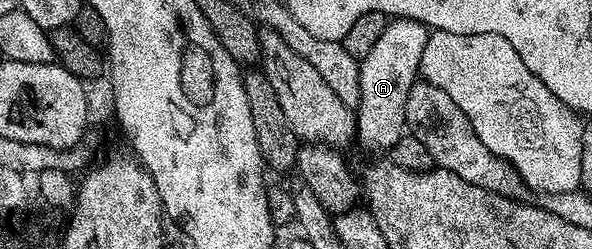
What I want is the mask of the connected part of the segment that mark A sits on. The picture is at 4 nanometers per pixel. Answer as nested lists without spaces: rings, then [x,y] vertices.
[[[405,17],[390,19],[382,37],[360,63],[360,100],[355,109],[357,117],[356,141],[365,149],[383,154],[406,135],[406,106],[411,86],[418,83],[423,50],[430,31],[417,20]]]

